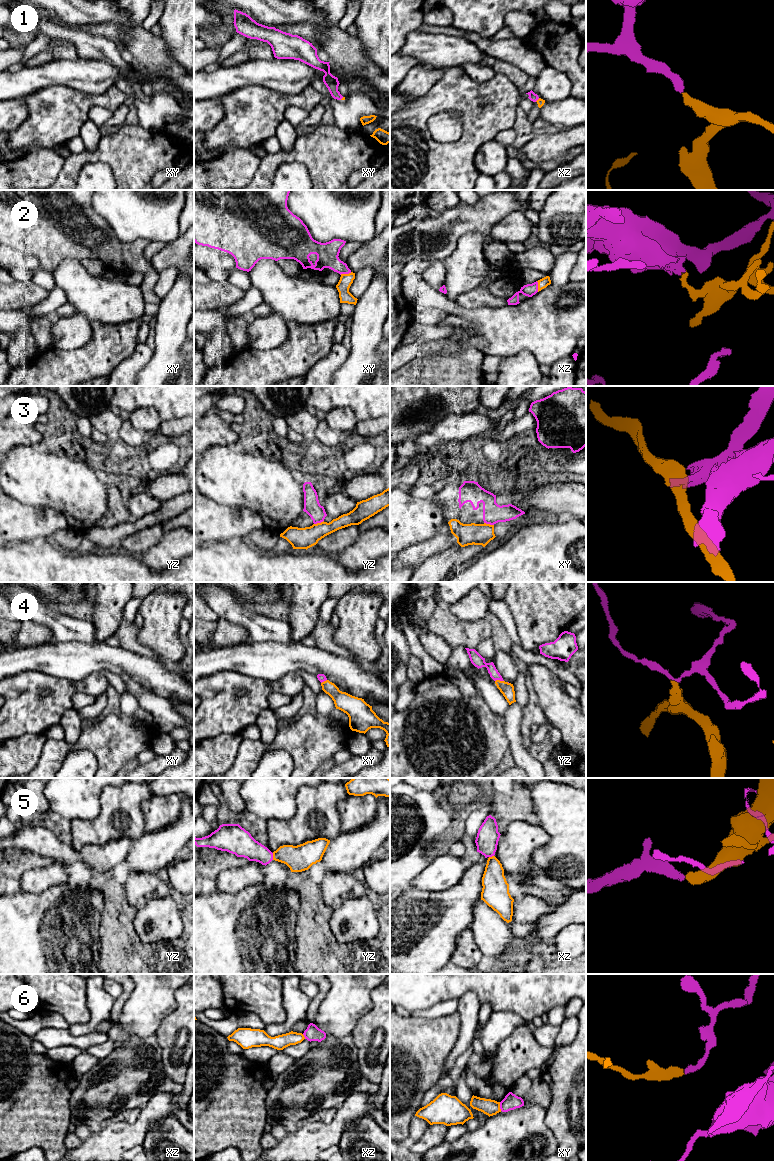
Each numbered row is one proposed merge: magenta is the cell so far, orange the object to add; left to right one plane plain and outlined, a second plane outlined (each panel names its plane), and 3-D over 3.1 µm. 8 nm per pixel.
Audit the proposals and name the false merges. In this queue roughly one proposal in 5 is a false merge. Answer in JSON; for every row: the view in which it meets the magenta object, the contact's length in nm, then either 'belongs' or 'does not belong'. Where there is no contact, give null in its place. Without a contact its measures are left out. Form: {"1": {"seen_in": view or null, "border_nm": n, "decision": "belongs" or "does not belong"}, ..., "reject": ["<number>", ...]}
{"1": {"seen_in": "xz", "border_nm": 50, "decision": "belongs"}, "2": {"seen_in": "xy", "border_nm": 100, "decision": "belongs"}, "3": {"seen_in": "yz", "border_nm": 90, "decision": "belongs"}, "4": {"seen_in": "yz", "border_nm": 70, "decision": "does not belong"}, "5": {"seen_in": "yz", "border_nm": 60, "decision": "belongs"}, "6": {"seen_in": "xy", "border_nm": 70, "decision": "does not belong"}, "reject": ["4", "6"]}

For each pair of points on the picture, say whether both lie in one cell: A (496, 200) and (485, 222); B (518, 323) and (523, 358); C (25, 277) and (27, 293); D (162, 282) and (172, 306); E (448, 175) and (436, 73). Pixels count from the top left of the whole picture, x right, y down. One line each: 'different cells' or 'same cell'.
A: same cell
B: different cells
C: different cells
D: different cells
E: different cells

